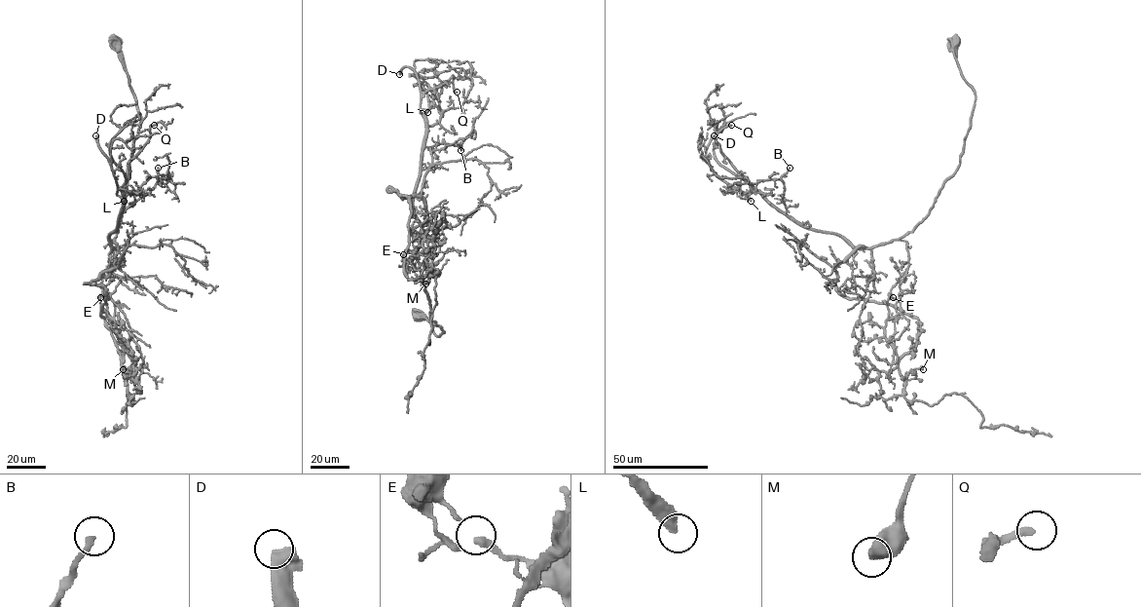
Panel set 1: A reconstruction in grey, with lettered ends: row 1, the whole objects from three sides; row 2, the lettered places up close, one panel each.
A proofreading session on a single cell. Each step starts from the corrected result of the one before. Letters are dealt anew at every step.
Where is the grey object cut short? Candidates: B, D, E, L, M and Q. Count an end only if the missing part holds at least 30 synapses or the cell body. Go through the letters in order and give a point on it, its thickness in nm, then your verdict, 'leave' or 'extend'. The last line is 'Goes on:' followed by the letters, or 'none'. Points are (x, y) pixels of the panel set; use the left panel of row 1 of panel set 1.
B: place (158, 168); calibre 220 nm; leave
D: place (95, 135); calibre 550 nm; extend
E: place (100, 297); calibre 280 nm; leave
L: place (124, 201); calibre 440 nm; extend
M: place (123, 369); calibre 500 nm; leave
Q: place (154, 125); calibre 280 nm; extend
Goes on: D, L, Q

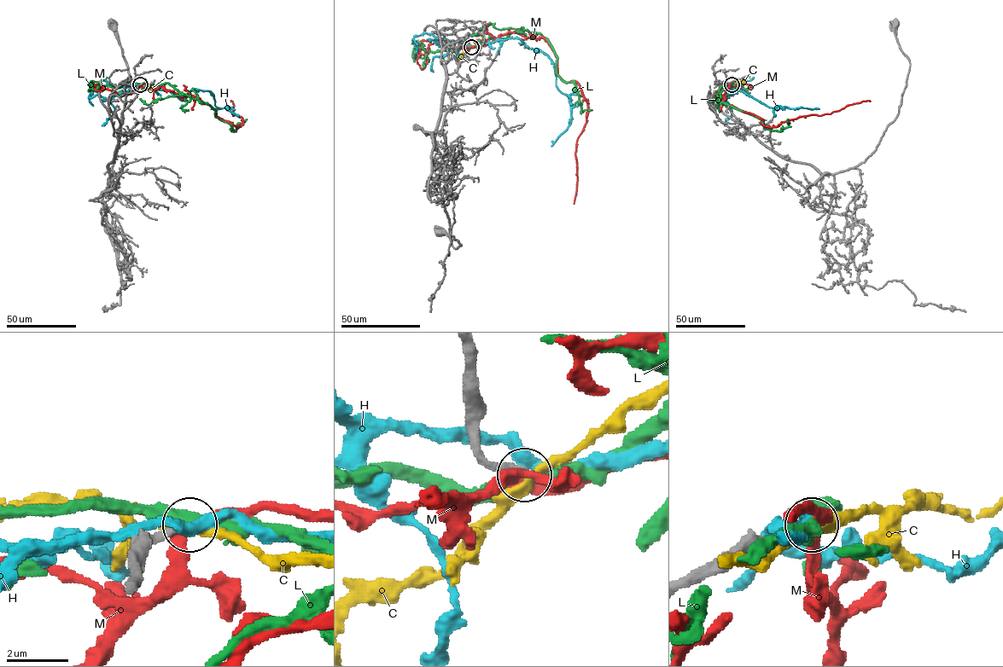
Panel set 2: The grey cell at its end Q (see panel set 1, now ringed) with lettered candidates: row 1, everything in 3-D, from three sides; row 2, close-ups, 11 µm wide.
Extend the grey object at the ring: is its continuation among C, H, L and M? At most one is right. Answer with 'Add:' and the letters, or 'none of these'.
Add: none of these

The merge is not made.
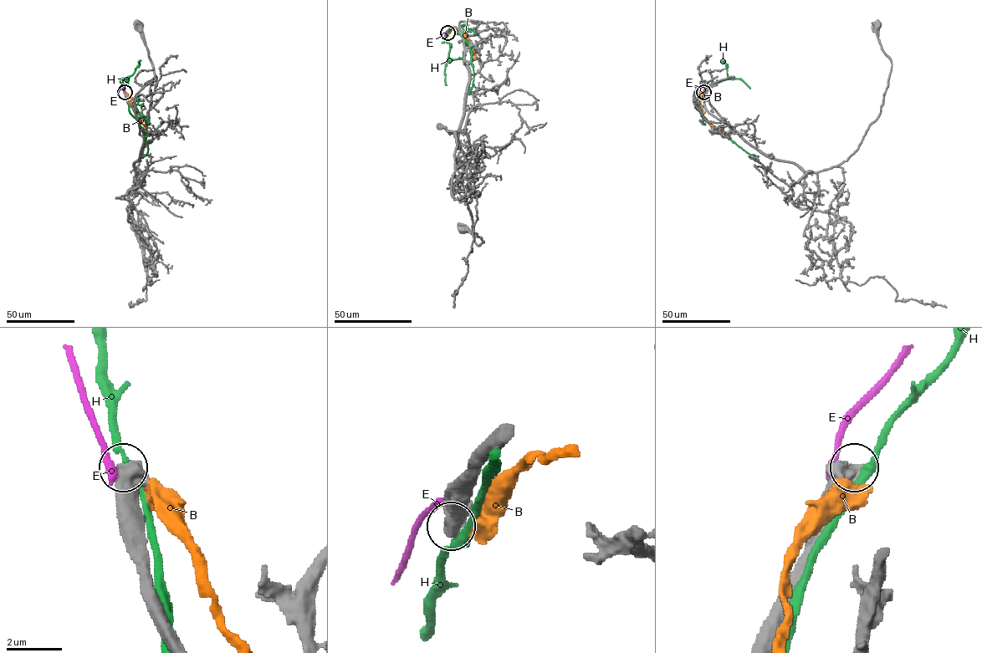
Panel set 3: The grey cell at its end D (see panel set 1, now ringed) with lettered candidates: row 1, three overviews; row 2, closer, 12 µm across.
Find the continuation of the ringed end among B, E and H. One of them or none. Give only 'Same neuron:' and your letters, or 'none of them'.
Same neuron: none of them

